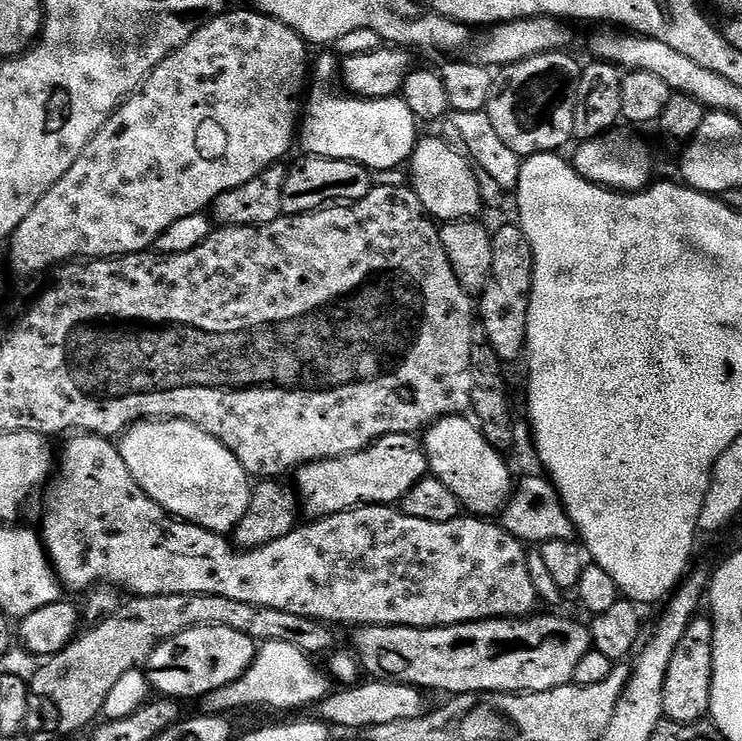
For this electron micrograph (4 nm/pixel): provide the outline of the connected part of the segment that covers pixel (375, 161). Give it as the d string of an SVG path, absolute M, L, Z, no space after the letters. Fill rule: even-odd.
M328 88L314 89L312 97L310 92L298 128L299 147L301 144L309 156L358 162L377 173L399 164L407 165L418 143L418 121L410 106L406 106L402 98L365 100L351 94L343 95L335 96Z

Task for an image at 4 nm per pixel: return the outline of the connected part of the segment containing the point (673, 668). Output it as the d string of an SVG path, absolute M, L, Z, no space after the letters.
M697 615L696 619L690 622L690 626L686 626L686 632L682 634L682 638L678 641L678 646L674 649L674 656L670 658L670 668L666 670L666 686L662 694L662 702L664 703L665 717L679 724L699 724L709 715L712 707L712 659L714 658L714 626L711 619L707 615Z

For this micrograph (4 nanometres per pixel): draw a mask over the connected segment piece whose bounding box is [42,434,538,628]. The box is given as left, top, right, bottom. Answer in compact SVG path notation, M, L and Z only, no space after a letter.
M76 434L71 437L72 441L64 448L64 469L59 469L58 475L51 481L48 492L48 505L44 508L44 530L42 529L42 541L45 551L47 552L48 560L56 574L57 580L65 589L68 588L72 592L84 592L95 589L97 586L111 586L113 589L121 590L125 588L128 594L132 596L157 596L158 594L218 594L221 598L234 598L234 602L246 602L250 606L262 606L263 608L273 608L274 610L282 610L286 614L298 614L299 616L308 616L312 620L327 622L329 625L337 626L336 624L352 624L351 626L363 626L365 624L381 624L382 626L410 626L411 628L441 628L442 626L450 626L451 624L469 624L475 620L498 620L501 618L523 618L533 611L534 606L537 607L538 601L536 591L534 590L534 582L530 582L530 566L528 565L528 552L525 545L519 540L515 540L499 523L493 522L488 518L477 518L471 514L461 514L456 519L450 522L426 522L422 518L410 518L392 506L381 506L379 504L370 504L362 508L351 508L348 512L339 512L333 516L321 516L308 522L308 525L297 526L293 528L290 534L286 534L286 538L278 538L278 542L270 542L261 548L252 548L248 552L235 552L231 548L233 545L221 533L211 532L197 524L190 524L187 520L178 520L175 516L170 515L165 508L158 506L158 502L154 502L154 498L150 498L150 494L146 494L142 490L142 486L138 486L138 482L134 482L134 474L130 474L130 470L126 470L126 462L122 462L122 454L119 447L109 437L94 436L91 434Z

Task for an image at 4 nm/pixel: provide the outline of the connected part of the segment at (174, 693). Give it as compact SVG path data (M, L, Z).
M191 628L152 651L146 665L148 681L164 698L203 698L243 675L255 659L257 649L257 641L238 634L238 630Z

